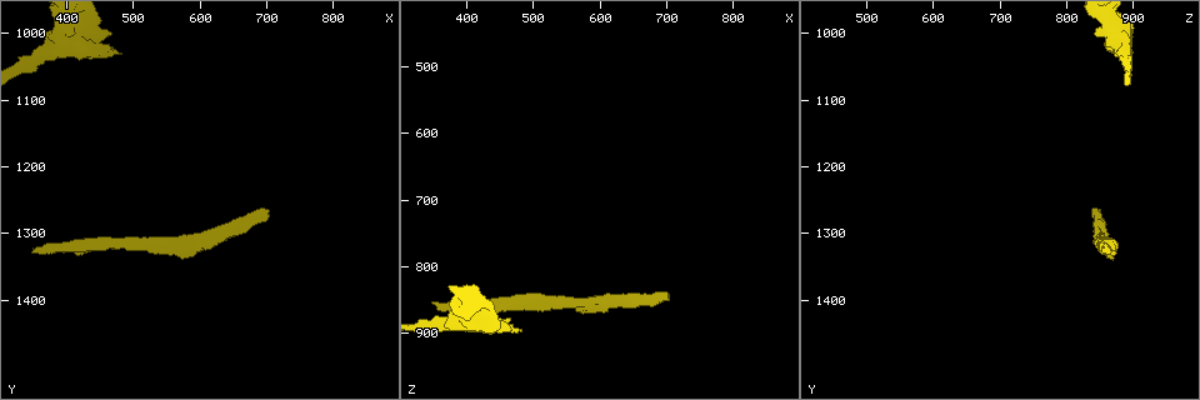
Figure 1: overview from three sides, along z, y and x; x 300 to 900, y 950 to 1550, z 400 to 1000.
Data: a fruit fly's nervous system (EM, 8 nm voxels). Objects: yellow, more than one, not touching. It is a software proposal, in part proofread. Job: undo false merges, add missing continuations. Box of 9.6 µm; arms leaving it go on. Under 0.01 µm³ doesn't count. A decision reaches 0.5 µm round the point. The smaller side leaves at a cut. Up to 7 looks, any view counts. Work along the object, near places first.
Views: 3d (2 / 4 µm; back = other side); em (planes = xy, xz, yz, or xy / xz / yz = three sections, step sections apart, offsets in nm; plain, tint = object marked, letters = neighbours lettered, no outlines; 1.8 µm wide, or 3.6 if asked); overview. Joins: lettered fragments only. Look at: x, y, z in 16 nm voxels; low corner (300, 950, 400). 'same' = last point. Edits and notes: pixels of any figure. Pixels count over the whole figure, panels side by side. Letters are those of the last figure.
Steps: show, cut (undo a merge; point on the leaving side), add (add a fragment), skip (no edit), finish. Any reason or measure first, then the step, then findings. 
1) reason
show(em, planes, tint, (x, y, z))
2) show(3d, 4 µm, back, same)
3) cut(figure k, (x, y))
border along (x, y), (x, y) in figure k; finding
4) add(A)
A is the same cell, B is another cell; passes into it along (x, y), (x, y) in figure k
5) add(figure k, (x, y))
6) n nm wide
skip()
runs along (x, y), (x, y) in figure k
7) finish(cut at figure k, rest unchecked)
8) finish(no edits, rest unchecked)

long arm stops here
show(em, planes, letters, (700, 1270, 835))

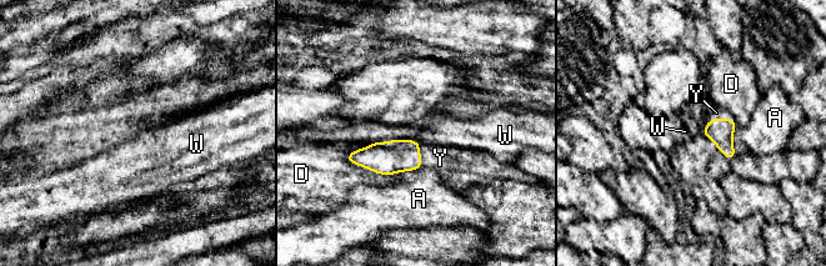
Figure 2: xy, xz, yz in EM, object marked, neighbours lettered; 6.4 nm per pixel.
add(Y)
Y is the same cell, A, D and W are other cells; passes into it along (394, 156), (420, 156), (440, 157) in figure 2; the cell continues

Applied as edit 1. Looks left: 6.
branch stops here
show(em, 3.6 µm, planes, letters, (355, 1325, 850))

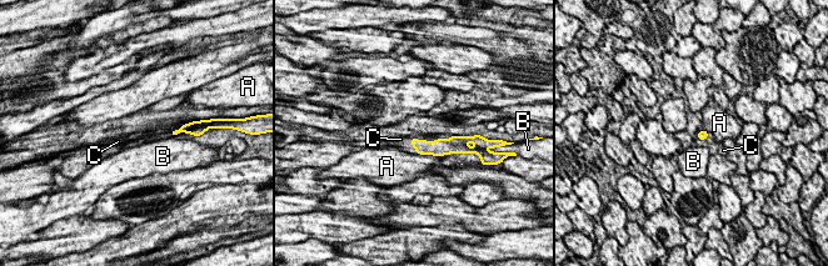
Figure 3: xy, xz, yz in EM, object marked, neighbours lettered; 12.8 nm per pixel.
A touches over 320 nm
add(C)
C is the same cell, A and B are other cells; it goes on there

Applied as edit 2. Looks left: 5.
sudden change in width
show(3d, 2 µm, (360, 1035, 885))

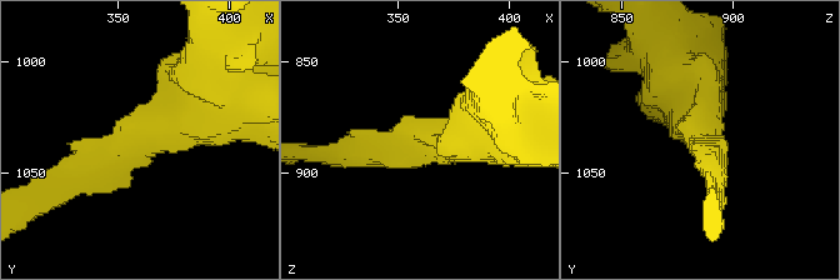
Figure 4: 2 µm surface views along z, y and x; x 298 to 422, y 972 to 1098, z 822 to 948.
arms of 190, 550 nm
show(em, planes, letters, (362, 1035, 888))

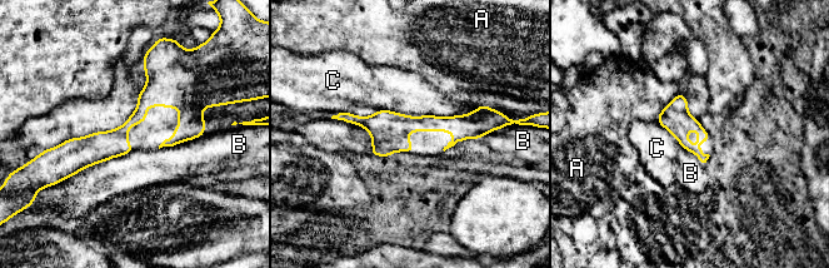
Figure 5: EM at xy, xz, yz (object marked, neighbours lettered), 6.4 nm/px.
C touches over 650 nm
skip()
A, B and C are other cells; runs along (199, 105), (153, 98), (109, 144), (60, 160) in figure 5; one cell here

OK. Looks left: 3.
finish(add at figure 2, add at figure 3, rest unchecked)

